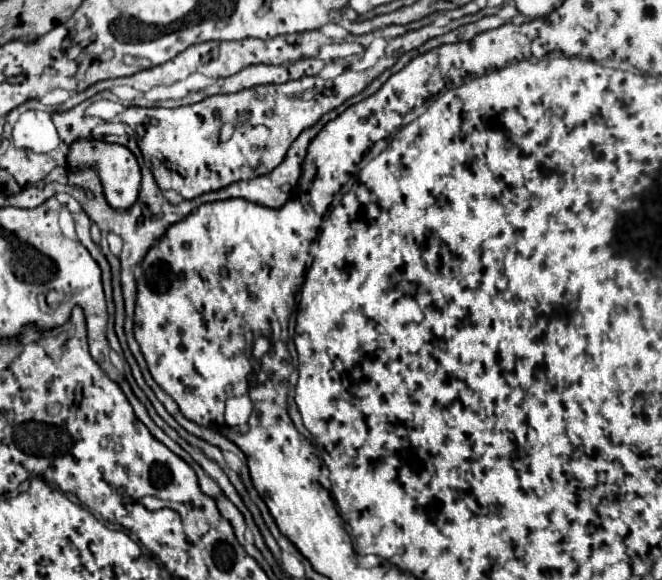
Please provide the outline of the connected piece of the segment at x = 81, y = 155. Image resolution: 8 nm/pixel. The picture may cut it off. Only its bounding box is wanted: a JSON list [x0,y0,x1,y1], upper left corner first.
[67,141,141,209]

